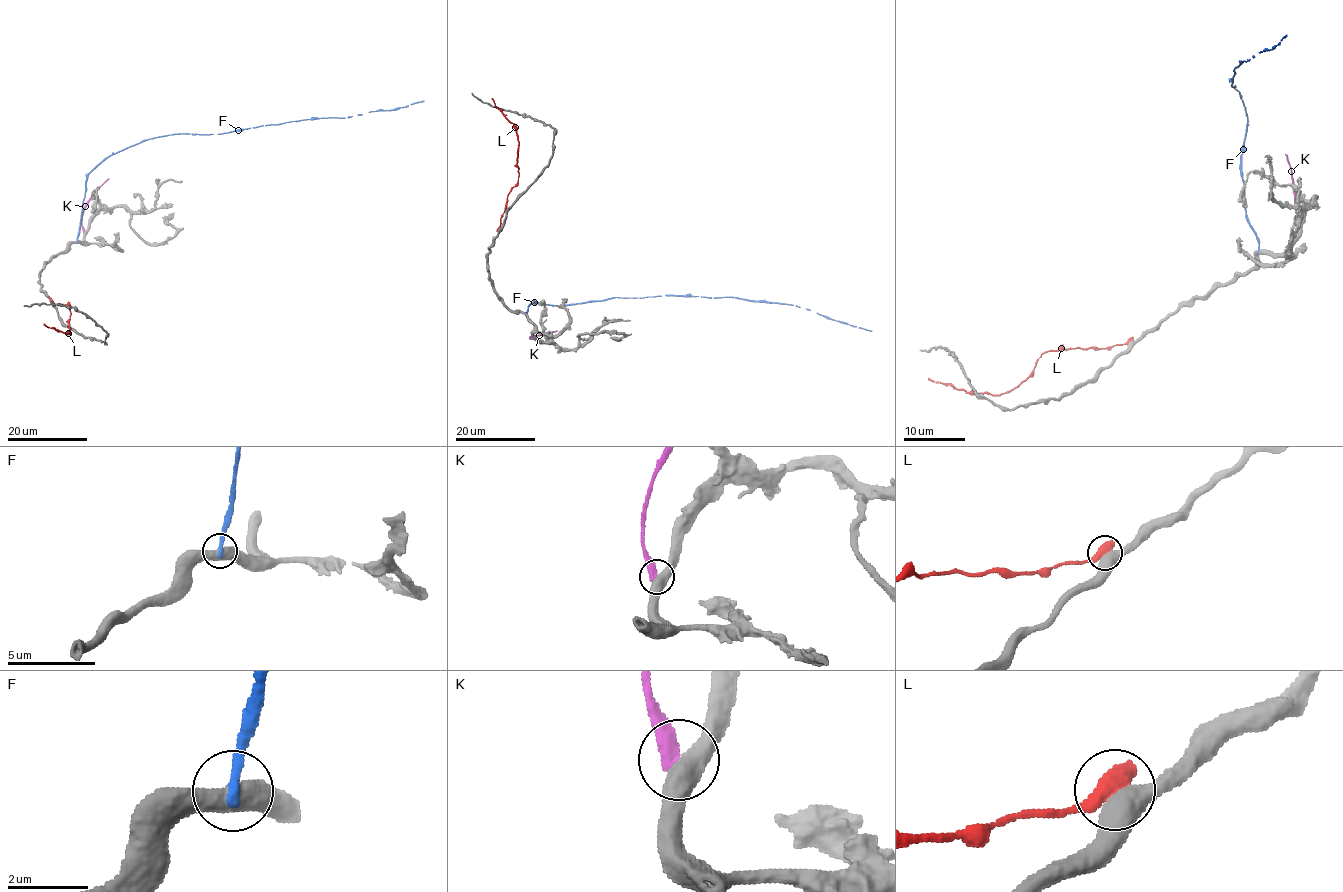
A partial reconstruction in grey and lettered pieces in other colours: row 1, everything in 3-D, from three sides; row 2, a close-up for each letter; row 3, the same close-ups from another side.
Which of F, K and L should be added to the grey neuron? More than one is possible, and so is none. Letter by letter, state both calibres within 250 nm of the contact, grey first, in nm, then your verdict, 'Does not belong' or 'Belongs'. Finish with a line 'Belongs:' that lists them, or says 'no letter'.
F: Thickness 440 nm (grey) against 240 nm. Does not belong
K: Thickness 500 nm (grey) against 440 nm. Does not belong
L: Thickness 480 nm (grey) against 550 nm. Does not belong
Belongs: no letter

